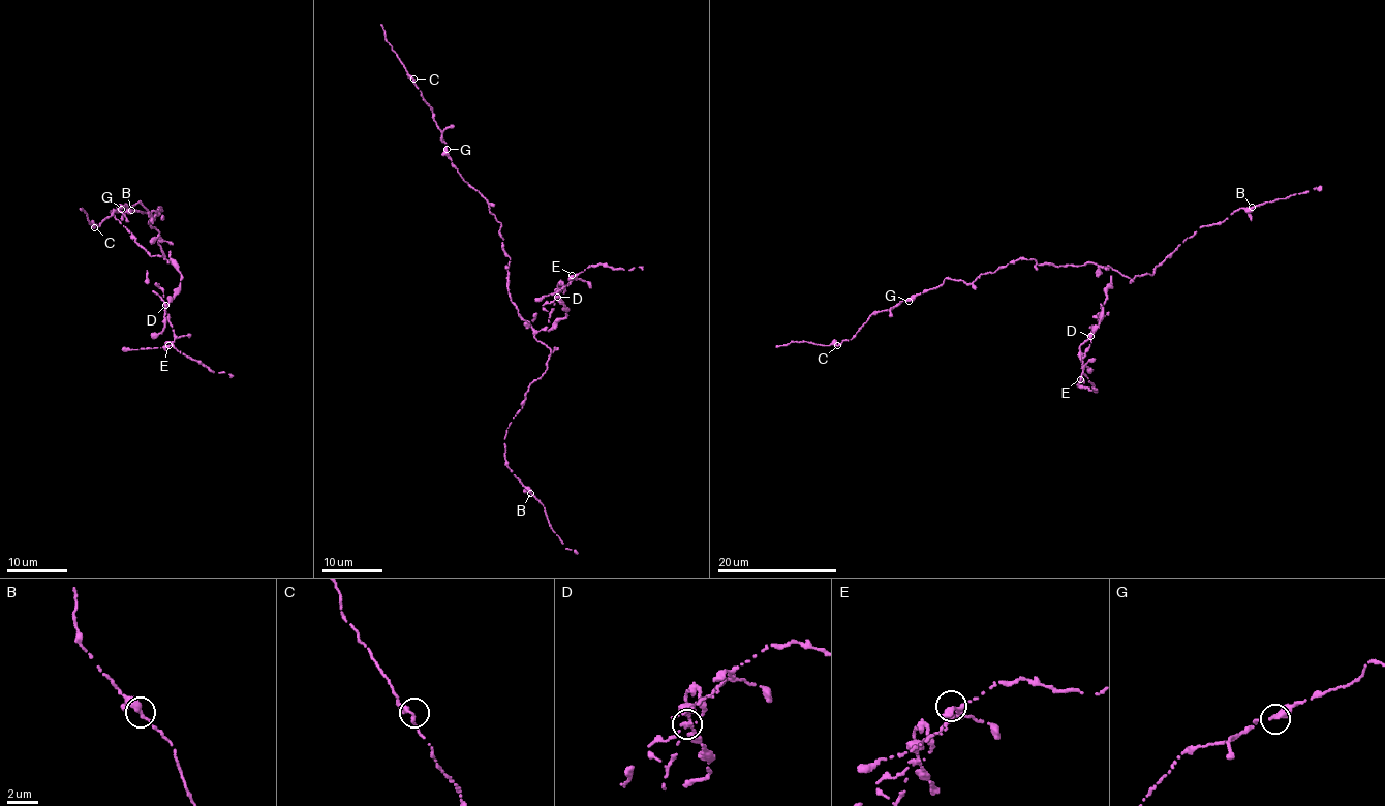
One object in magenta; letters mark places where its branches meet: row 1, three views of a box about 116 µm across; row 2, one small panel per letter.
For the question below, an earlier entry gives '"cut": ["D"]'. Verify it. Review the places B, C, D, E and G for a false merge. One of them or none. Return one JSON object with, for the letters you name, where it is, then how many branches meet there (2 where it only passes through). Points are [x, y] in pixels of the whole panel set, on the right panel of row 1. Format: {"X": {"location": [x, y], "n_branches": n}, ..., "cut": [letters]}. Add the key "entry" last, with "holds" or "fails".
{"D": {"location": [1090, 336], "n_branches": 3}, "cut": ["D"], "entry": "holds"}

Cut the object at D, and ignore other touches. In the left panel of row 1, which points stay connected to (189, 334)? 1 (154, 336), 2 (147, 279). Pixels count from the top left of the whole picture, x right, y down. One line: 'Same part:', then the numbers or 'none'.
Same part: 2

